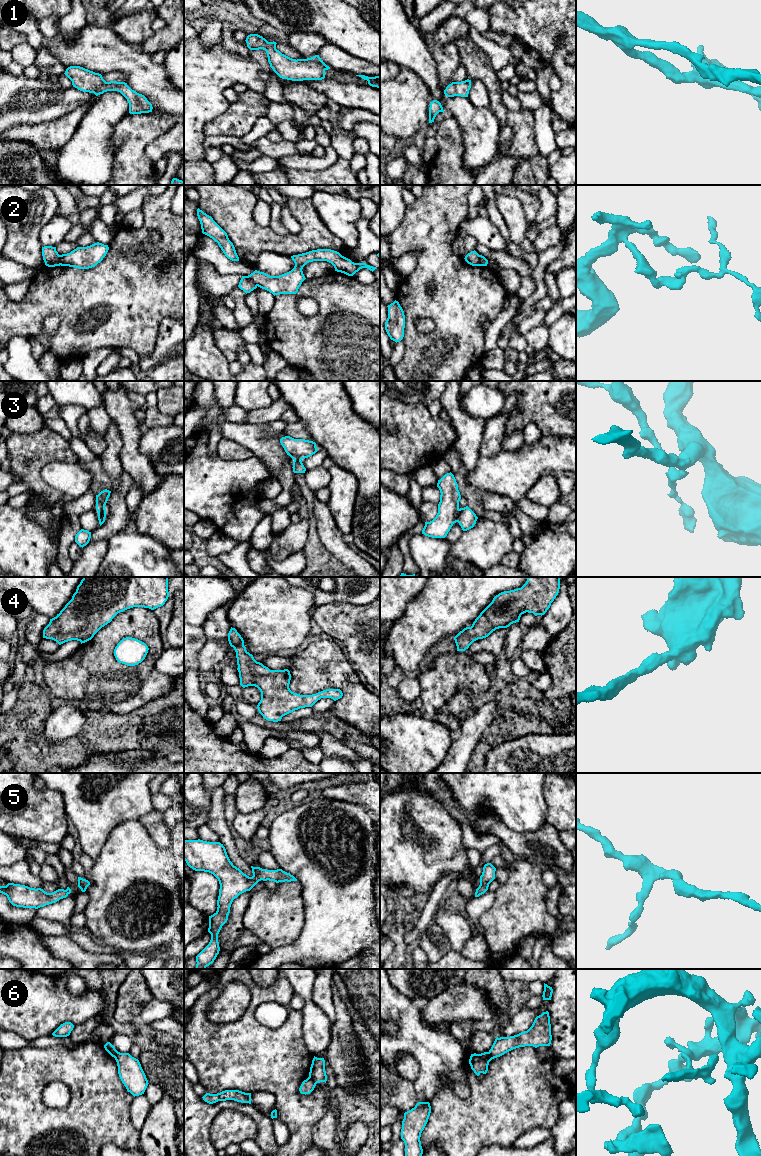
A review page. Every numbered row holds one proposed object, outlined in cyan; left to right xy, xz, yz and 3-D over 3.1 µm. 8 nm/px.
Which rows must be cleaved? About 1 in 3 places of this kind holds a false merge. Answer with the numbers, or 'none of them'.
2, 3, 6

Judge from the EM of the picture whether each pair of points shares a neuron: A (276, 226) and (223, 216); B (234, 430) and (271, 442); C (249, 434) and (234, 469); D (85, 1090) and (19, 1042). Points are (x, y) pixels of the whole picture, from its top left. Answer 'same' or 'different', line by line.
A: different
B: same
C: different
D: different

